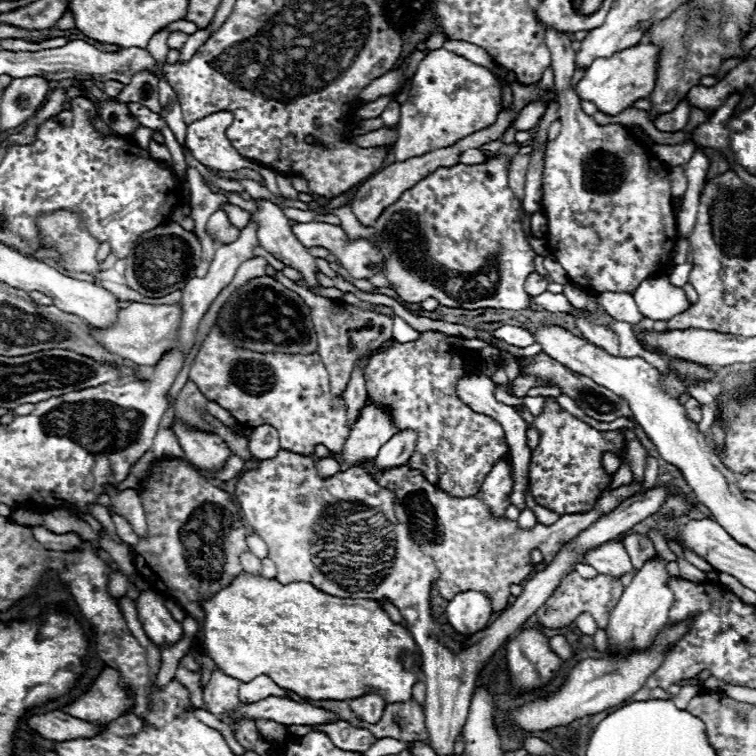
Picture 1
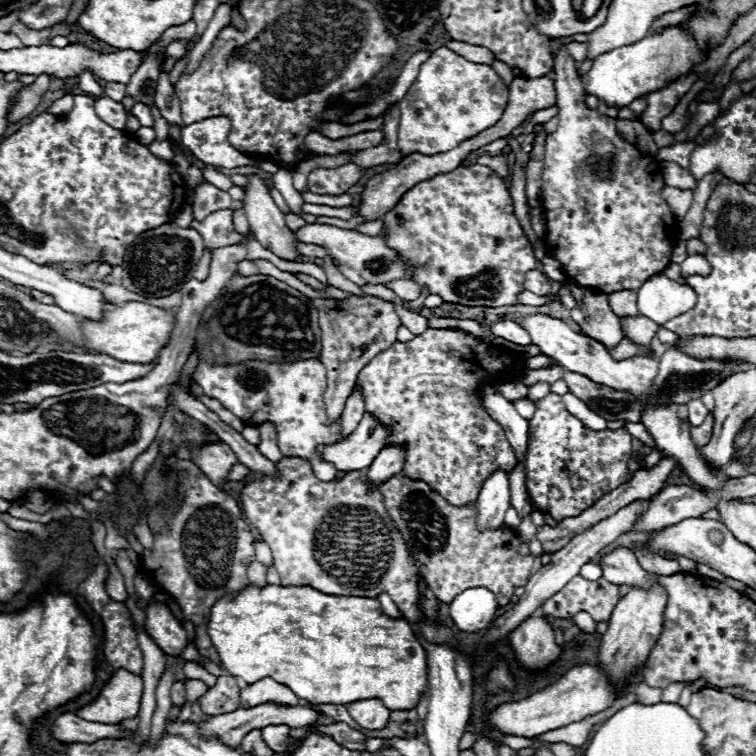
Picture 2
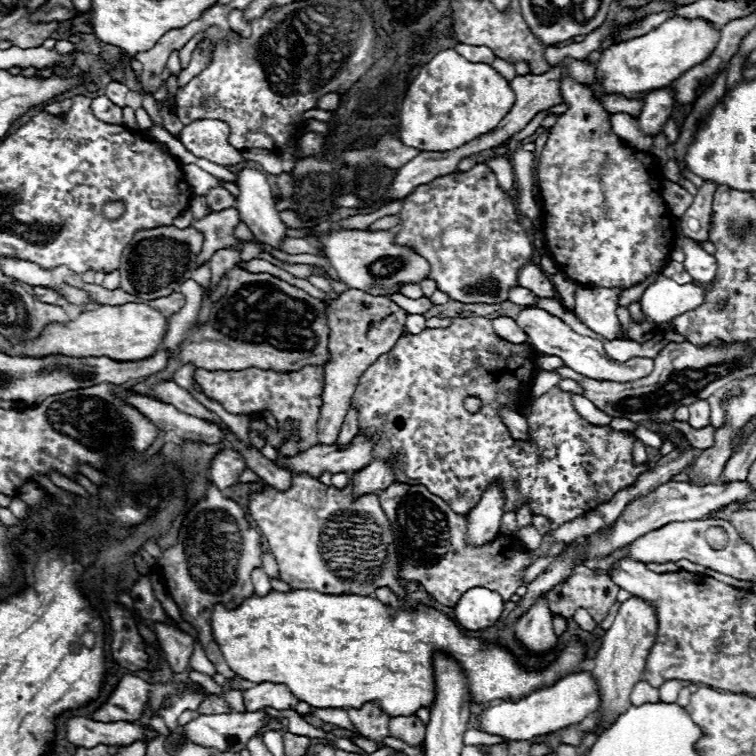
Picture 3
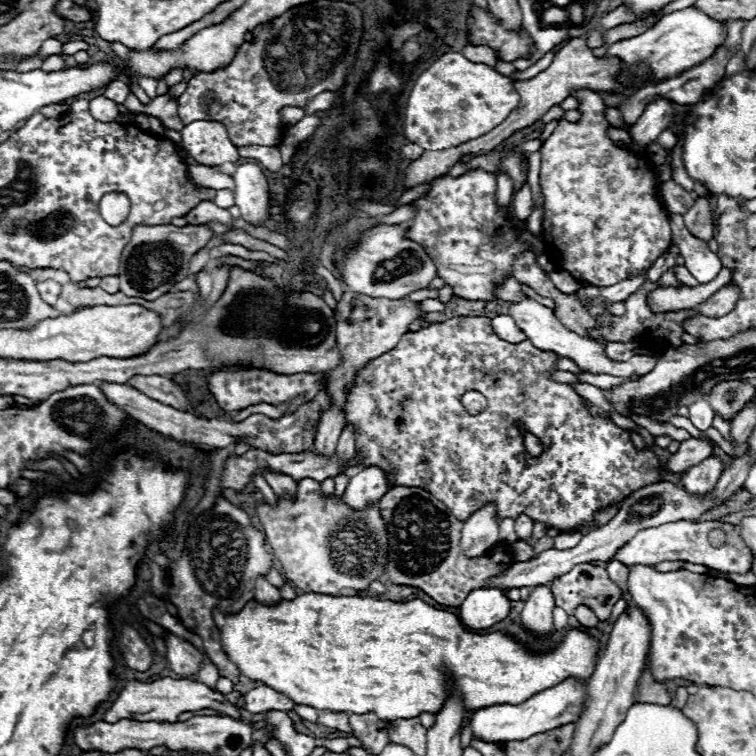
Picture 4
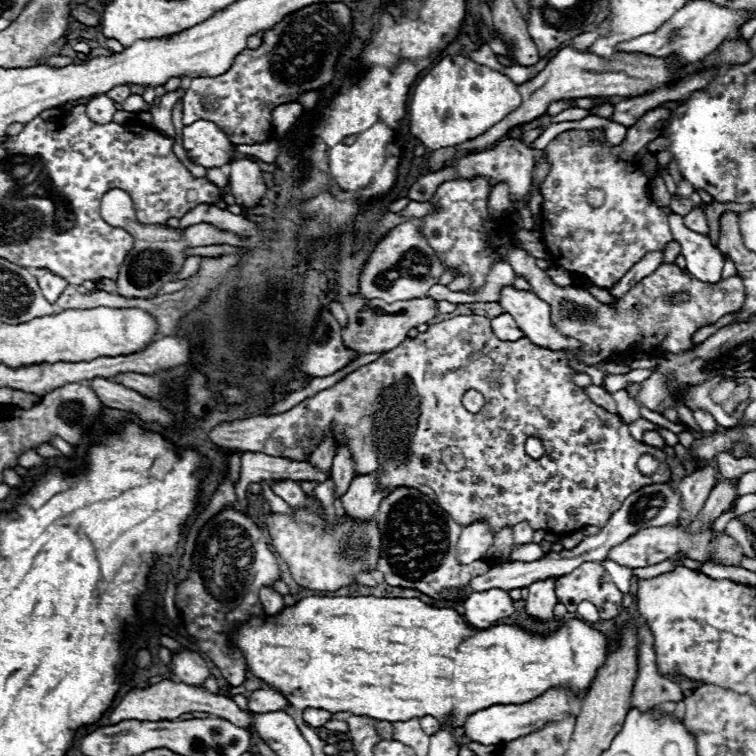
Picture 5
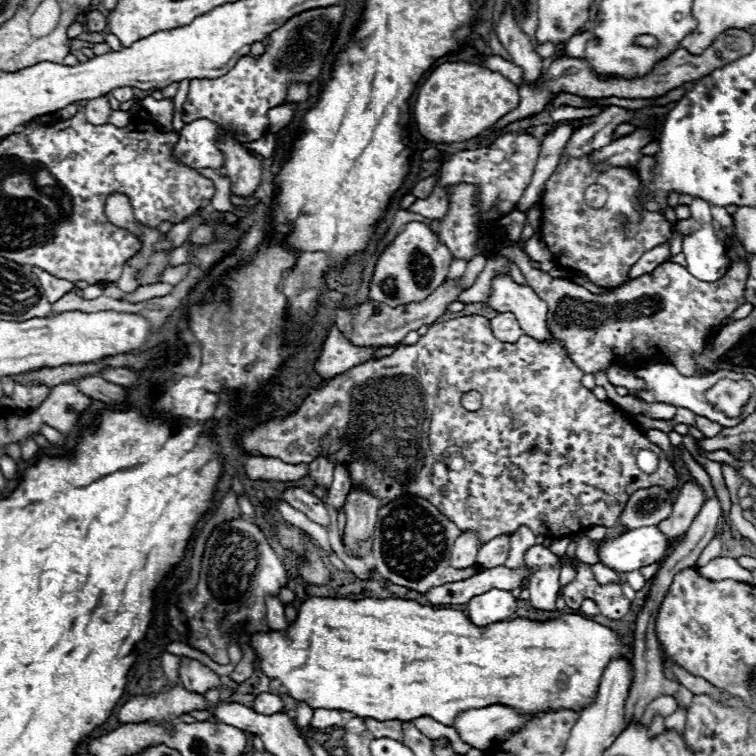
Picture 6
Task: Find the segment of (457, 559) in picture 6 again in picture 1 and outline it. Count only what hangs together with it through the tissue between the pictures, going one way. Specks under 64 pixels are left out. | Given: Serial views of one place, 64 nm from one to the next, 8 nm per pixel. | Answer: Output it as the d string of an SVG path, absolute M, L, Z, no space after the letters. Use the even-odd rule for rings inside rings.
M502 460L484 478L480 500L488 506L492 516L500 518L504 516L504 510L510 506L510 494L512 494L512 464L510 460L508 462Z

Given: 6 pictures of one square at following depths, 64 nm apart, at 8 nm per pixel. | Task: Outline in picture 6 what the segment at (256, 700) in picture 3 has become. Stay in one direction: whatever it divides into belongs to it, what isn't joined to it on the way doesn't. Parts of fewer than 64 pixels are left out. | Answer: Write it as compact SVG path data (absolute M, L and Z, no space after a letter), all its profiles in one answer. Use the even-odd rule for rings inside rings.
M268 692L258 694L256 700L254 700L254 706L252 706L254 712L264 714L264 716L276 714L276 712L280 712L282 708L284 708L284 702L280 700L280 696L276 696L276 694L268 694Z

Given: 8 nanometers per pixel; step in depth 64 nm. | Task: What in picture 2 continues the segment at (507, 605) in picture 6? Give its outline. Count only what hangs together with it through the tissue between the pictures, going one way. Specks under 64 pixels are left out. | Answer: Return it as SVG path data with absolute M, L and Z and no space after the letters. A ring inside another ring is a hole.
M468 588L450 604L450 616L458 630L478 632L498 616L498 600L488 588Z

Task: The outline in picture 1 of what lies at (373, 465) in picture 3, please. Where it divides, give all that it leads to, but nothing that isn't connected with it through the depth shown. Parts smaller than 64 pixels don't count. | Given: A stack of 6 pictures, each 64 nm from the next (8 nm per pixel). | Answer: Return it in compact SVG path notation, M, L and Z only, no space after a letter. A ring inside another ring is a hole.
M402 432L402 434L392 436L392 440L388 440L388 444L384 444L384 448L380 448L380 452L374 460L376 470L404 466L404 462L408 462L408 458L412 456L414 446L416 446L416 432Z

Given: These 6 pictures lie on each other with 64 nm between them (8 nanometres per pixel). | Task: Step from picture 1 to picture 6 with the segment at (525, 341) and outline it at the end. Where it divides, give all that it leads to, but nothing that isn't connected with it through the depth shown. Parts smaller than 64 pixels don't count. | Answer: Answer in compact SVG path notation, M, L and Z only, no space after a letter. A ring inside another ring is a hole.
M500 312L498 316L494 316L490 320L490 328L500 342L516 342L520 336L524 336L514 314L510 314L510 312Z

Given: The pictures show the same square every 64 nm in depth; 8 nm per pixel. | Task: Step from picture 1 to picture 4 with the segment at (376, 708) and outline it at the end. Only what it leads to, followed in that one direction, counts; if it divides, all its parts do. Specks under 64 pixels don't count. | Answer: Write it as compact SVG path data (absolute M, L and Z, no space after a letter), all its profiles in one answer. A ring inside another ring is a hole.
M350 714L350 726L352 734L362 742L362 748L368 754L380 754L380 748L388 744L388 732L386 732L386 720L376 718L370 714Z

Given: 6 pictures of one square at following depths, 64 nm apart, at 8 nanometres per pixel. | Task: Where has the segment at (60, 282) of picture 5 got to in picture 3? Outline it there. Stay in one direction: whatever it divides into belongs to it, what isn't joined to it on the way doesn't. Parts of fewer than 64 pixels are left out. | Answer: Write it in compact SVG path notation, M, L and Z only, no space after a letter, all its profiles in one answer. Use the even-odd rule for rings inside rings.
M36 286L34 292L36 292L36 296L38 296L42 302L46 302L46 304L56 304L56 302L58 302L58 292L56 292L54 288Z

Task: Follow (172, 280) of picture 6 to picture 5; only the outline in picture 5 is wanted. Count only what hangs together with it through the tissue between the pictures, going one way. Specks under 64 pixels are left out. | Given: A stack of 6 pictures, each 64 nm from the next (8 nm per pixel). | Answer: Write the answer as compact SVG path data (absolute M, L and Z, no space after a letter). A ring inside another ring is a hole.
M190 256L190 258L186 258L182 270L176 274L176 280L186 280L186 278L194 276L194 274L198 272L198 268L200 268L200 258L198 258L198 256Z

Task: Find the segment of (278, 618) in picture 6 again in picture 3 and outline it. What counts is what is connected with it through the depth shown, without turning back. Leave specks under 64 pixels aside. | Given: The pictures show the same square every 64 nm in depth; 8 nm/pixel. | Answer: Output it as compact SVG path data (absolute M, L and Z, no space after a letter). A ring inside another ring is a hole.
M258 568L256 572L252 572L252 584L254 584L254 590L256 590L258 596L266 596L266 594L270 594L270 590L272 590L270 580L268 580L268 576L264 574L262 568Z

